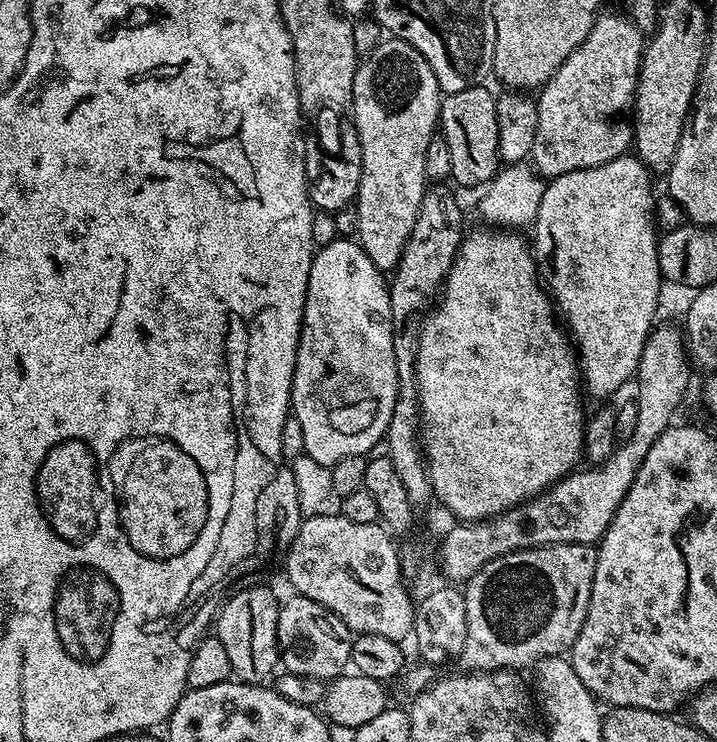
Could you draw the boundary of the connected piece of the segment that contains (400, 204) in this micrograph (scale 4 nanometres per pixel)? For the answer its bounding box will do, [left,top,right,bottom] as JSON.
[350,38,442,274]

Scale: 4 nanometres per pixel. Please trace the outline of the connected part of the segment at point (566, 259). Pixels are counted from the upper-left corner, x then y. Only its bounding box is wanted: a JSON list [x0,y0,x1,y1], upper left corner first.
[534,154,662,396]

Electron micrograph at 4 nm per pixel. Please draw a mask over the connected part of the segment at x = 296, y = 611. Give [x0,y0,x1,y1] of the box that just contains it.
[278,594,353,682]

